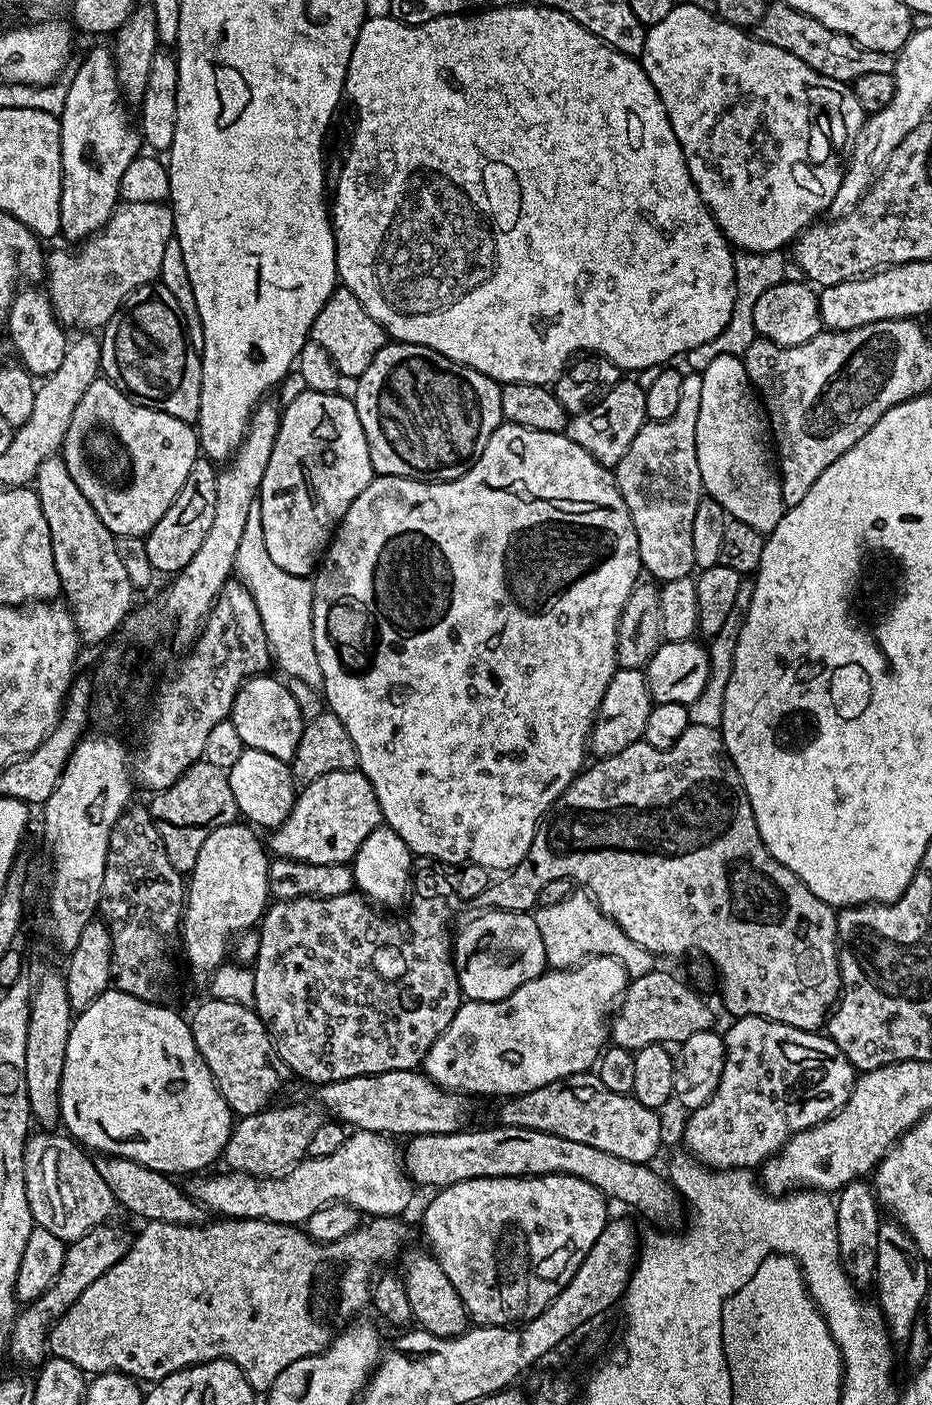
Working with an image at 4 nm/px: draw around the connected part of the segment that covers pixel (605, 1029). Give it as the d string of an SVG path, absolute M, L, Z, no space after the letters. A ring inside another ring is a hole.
M590 956L575 968L558 968L546 970L538 978L518 986L514 994L510 994L501 1000L469 1000L465 999L461 1003L460 1009L450 1018L450 1026L446 1026L444 1033L430 1046L430 1050L424 1056L422 1071L429 1076L435 1084L443 1088L450 1089L451 1092L463 1092L478 1096L500 1096L499 1098L511 1098L521 1096L524 1092L538 1090L538 1086L546 1086L558 1078L566 1078L570 1074L589 1071L599 1061L606 1045L610 1040L610 1017L614 1012L614 1005L623 996L625 988L628 987L630 977L627 970L622 966L620 960L613 956Z

